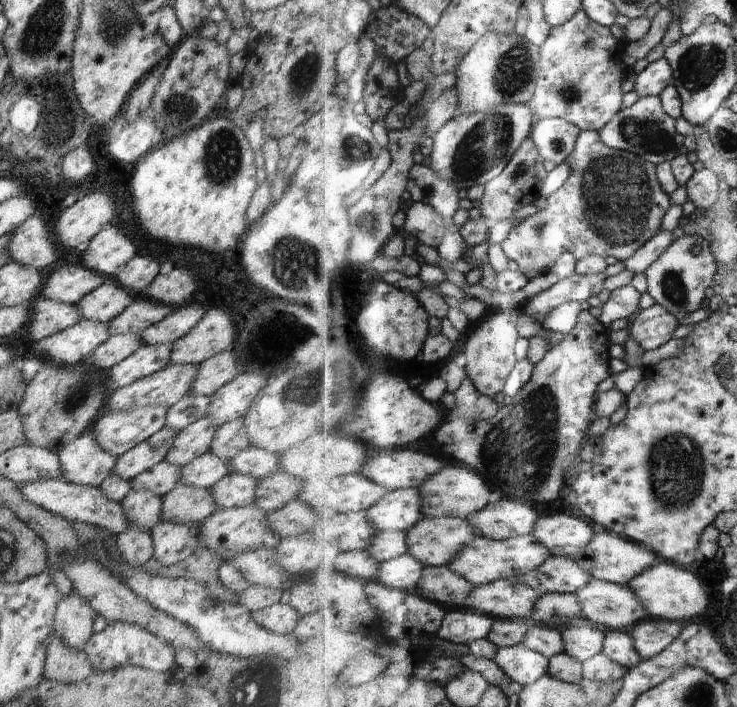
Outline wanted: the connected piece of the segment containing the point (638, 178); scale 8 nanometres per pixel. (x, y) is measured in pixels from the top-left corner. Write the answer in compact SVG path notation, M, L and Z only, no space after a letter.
M582 132L578 150L570 162L574 168L572 178L548 198L548 208L542 208L534 216L534 222L542 228L542 232L534 232L536 226L520 226L518 232L512 232L504 242L506 254L530 276L552 270L564 252L572 252L576 260L582 260L590 254L599 254L605 258L614 256L624 262L663 231L665 216L674 205L670 194L662 186L658 166L636 153L609 147L604 144L600 132Z

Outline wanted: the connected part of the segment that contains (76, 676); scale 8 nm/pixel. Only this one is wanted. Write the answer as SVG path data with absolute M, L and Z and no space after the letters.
M54 632L50 635L43 670L46 679L69 685L87 679L93 672L84 651L67 647Z

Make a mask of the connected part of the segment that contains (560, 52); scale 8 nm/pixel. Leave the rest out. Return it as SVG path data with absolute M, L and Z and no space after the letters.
M583 8L573 20L554 28L542 46L542 74L532 106L542 119L562 116L582 130L604 130L626 108L624 81L630 75L630 41L619 41L612 28L596 22Z

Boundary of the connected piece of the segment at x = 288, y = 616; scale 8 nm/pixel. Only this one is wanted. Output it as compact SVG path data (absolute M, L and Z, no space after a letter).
M284 599L269 607L252 611L251 617L258 626L269 633L292 634L300 614Z

